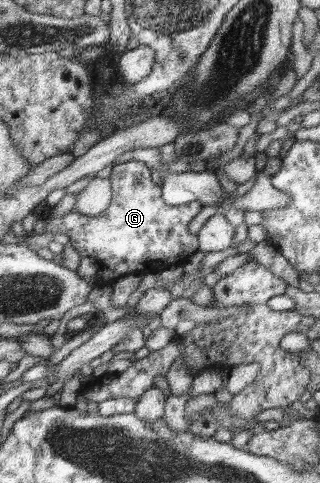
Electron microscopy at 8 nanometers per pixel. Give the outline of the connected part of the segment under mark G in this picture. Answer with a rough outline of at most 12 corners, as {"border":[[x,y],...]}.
{"border":[[140,161],[114,164],[98,216],[46,221],[98,286],[183,265],[197,203],[162,202]]}

